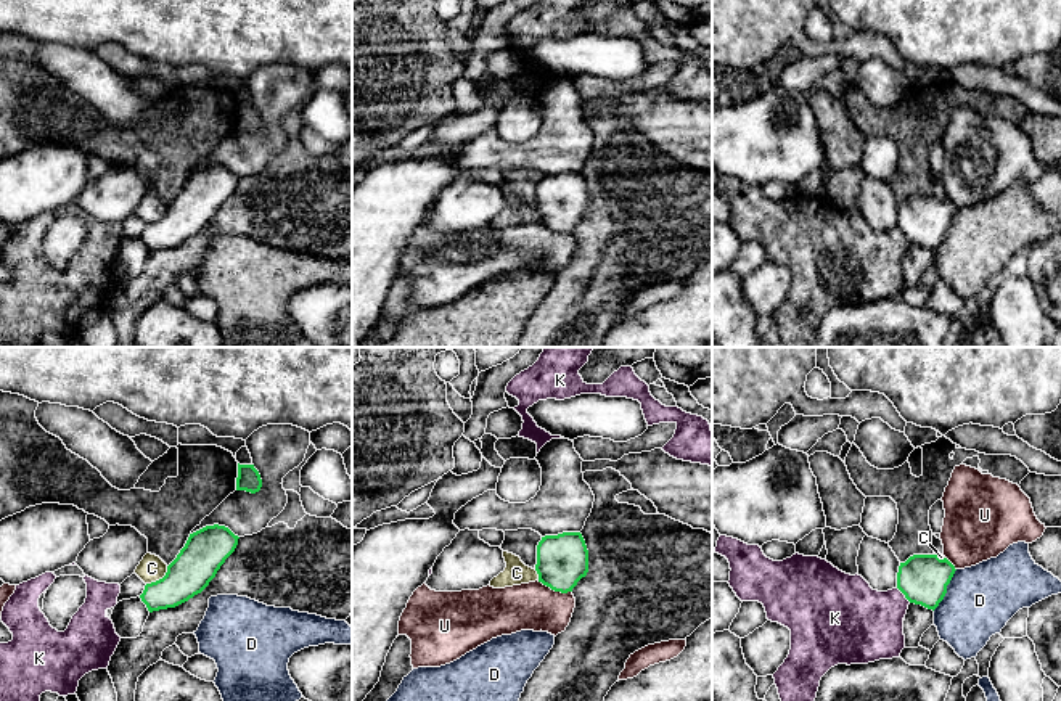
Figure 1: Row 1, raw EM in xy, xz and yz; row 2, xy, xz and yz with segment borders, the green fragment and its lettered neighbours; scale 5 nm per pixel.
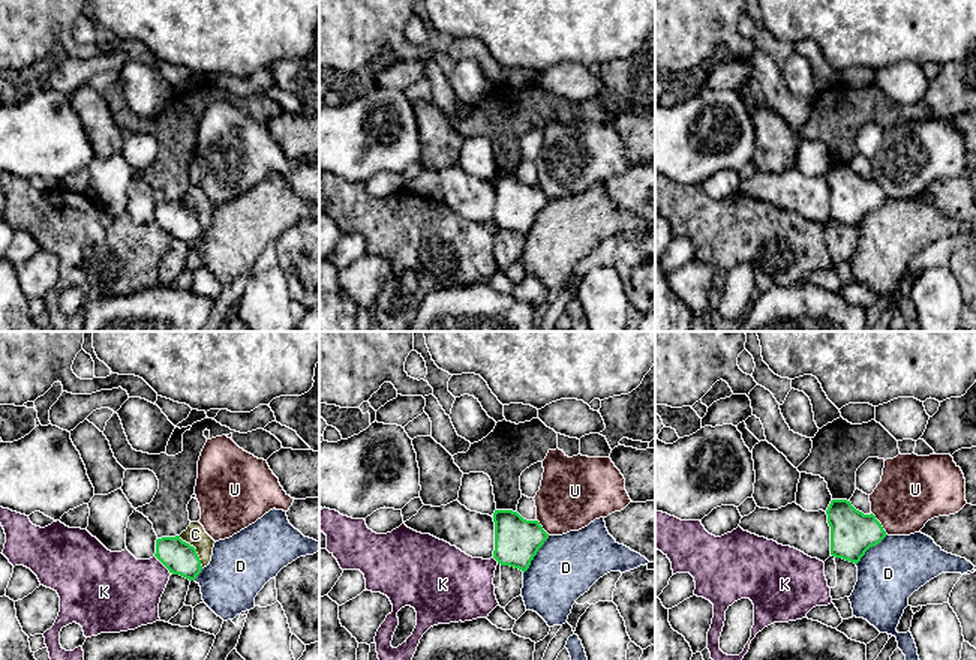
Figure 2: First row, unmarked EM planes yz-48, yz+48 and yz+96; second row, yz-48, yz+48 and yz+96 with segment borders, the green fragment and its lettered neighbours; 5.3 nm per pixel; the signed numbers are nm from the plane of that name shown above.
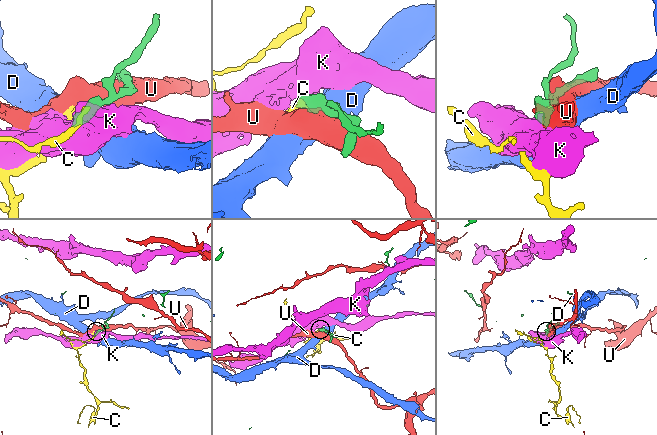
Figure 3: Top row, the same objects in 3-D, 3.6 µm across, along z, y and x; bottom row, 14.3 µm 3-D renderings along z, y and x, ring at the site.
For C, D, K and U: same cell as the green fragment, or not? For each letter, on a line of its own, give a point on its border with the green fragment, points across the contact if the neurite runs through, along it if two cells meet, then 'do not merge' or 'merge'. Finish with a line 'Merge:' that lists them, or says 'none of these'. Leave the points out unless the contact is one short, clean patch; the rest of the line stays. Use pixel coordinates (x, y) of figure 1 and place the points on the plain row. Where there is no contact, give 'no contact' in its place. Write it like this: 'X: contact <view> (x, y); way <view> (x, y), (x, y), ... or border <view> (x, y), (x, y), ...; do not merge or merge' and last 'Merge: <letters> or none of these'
C: contact xy (159, 219); border xy (167, 206), (161, 217), (147, 224); do not merge
D: contact yz (946, 230); do not merge
K: contact yz (904, 233); do not merge
U: contact xz (555, 230); do not merge
Merge: none of these

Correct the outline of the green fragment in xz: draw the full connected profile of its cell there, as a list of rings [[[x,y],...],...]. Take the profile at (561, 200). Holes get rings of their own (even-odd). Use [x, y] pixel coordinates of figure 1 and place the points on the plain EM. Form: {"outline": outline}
{"outline": [[[580,172],[545,175],[537,185],[539,222],[567,233],[588,212],[588,190]]]}

